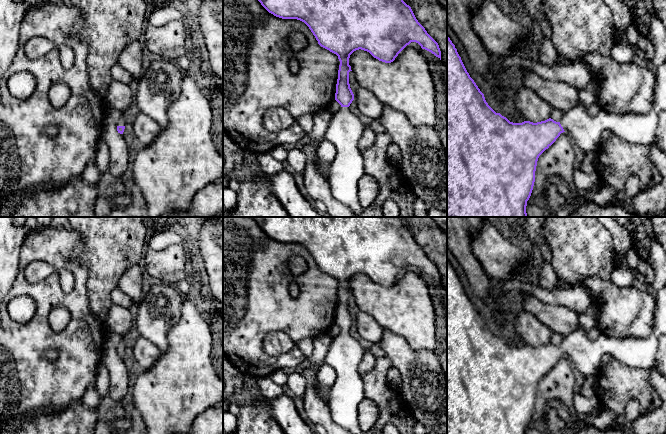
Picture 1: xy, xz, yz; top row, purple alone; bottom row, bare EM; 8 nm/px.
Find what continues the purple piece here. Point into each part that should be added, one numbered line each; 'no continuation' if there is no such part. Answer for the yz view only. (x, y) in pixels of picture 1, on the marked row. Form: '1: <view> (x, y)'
1: yz (585, 130)

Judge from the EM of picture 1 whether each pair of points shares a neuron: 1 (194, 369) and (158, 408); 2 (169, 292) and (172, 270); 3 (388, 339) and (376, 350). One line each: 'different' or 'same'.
1: same
2: different
3: different

